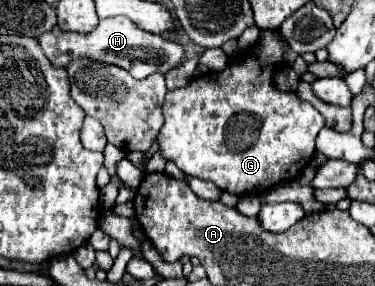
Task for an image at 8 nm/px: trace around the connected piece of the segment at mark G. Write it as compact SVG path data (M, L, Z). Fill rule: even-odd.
M265 30L259 42L247 50L241 64L229 64L221 72L209 72L193 78L185 88L167 92L165 96L165 124L159 132L161 154L173 160L185 174L213 182L229 194L261 194L281 180L293 180L299 168L311 162L315 152L315 138L325 126L325 118L295 92L281 92L273 86L273 74L283 68L283 38Z

